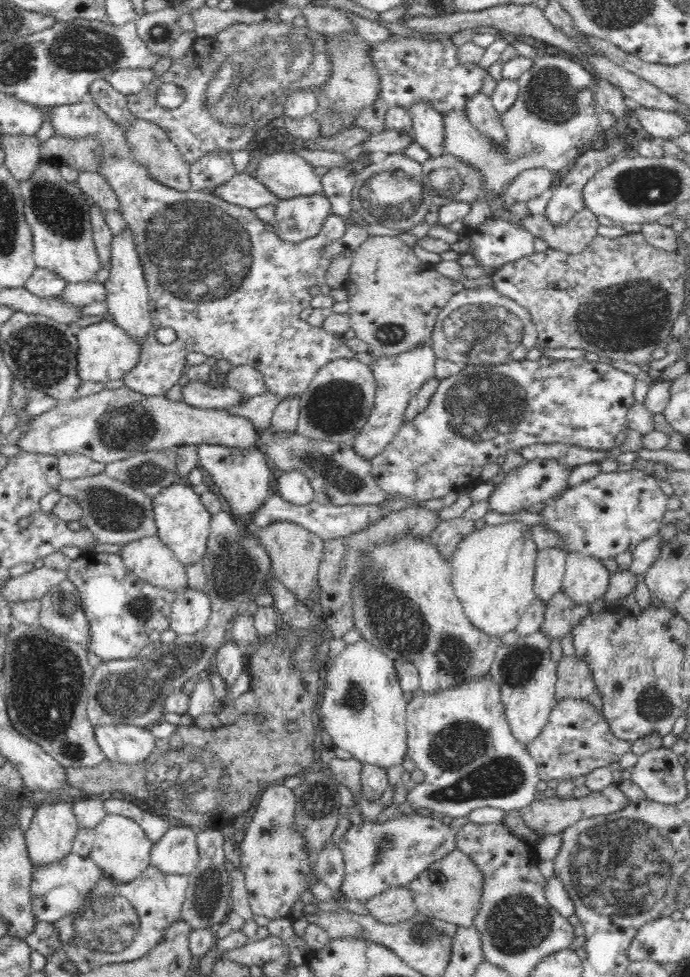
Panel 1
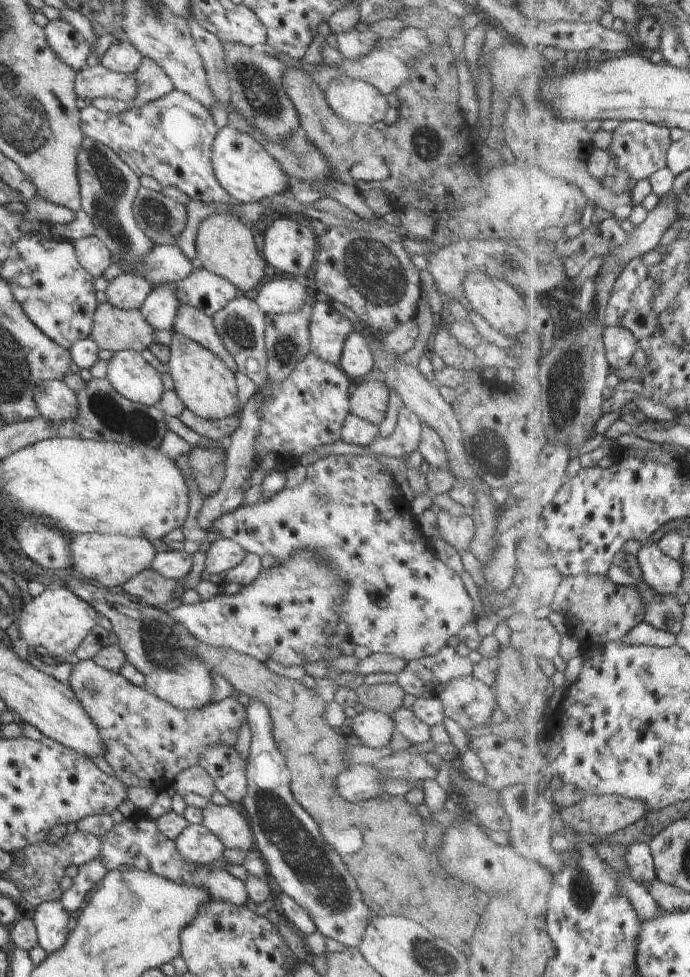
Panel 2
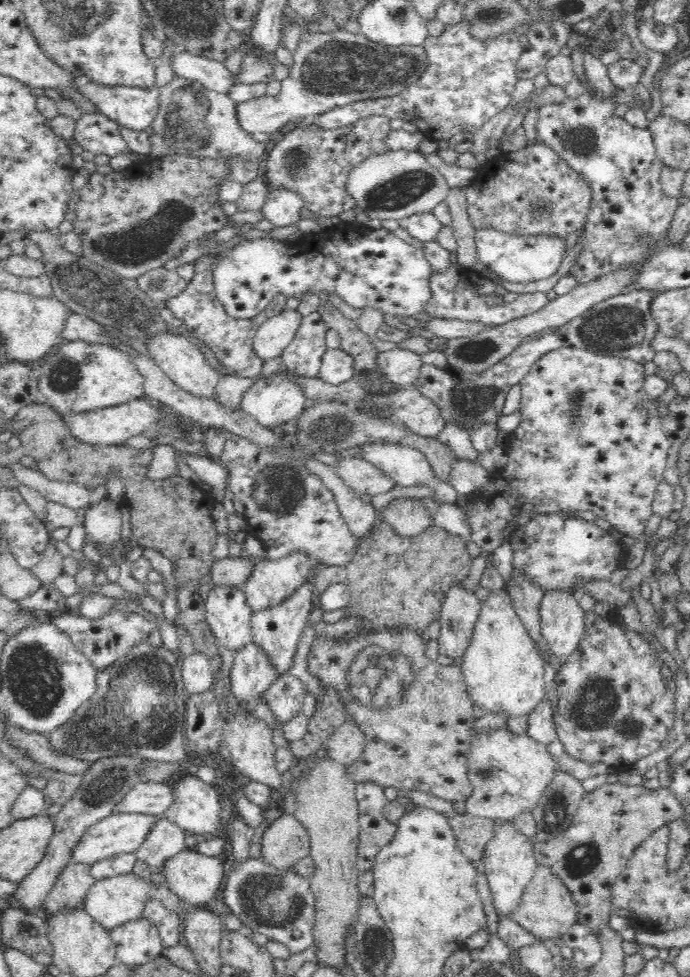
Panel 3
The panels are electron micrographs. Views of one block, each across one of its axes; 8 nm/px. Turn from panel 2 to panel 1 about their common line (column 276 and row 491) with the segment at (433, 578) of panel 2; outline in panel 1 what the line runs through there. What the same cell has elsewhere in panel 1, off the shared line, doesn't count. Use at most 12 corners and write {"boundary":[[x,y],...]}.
{"boundary":[[554,458],[510,469],[487,510],[516,514],[568,489]]}

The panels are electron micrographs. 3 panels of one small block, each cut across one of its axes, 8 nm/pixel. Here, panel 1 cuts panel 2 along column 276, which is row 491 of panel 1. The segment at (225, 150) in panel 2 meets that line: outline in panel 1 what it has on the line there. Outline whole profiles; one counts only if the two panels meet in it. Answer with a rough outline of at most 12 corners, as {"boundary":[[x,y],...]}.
{"boundary":[[188,483],[152,497],[157,536],[201,562],[211,516]]}

